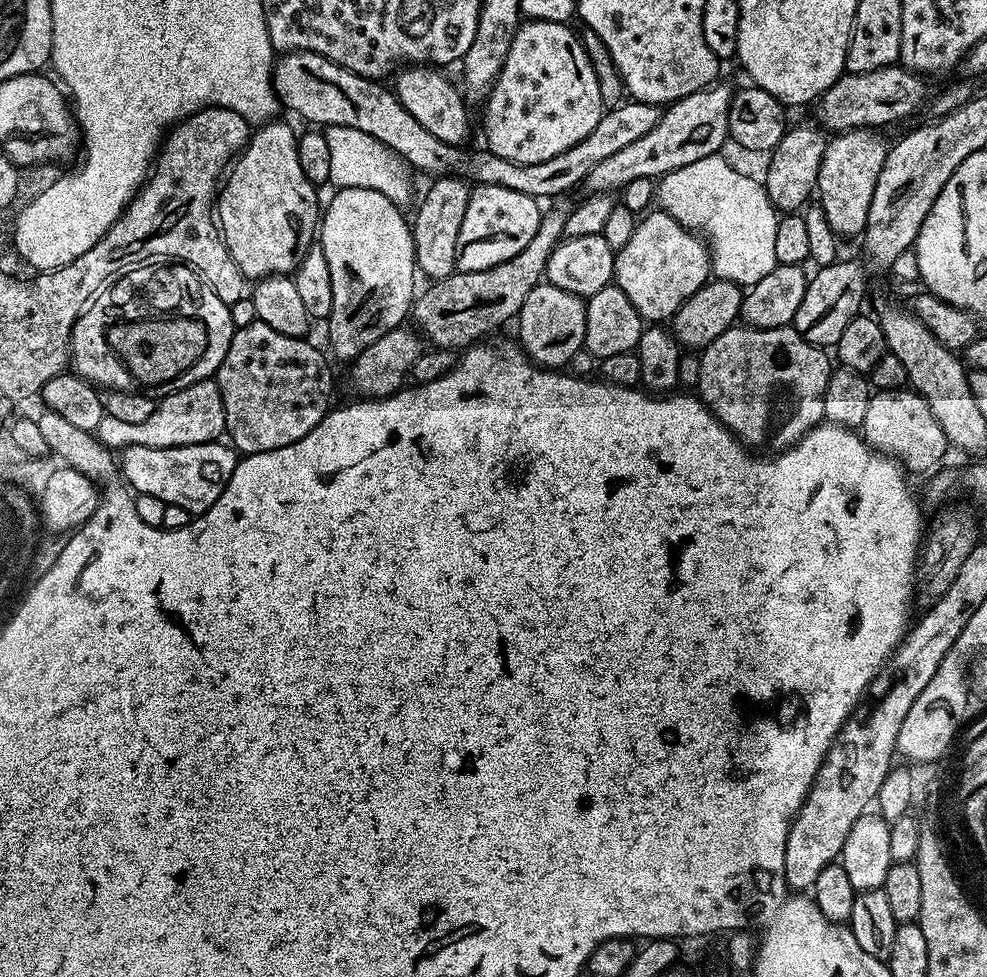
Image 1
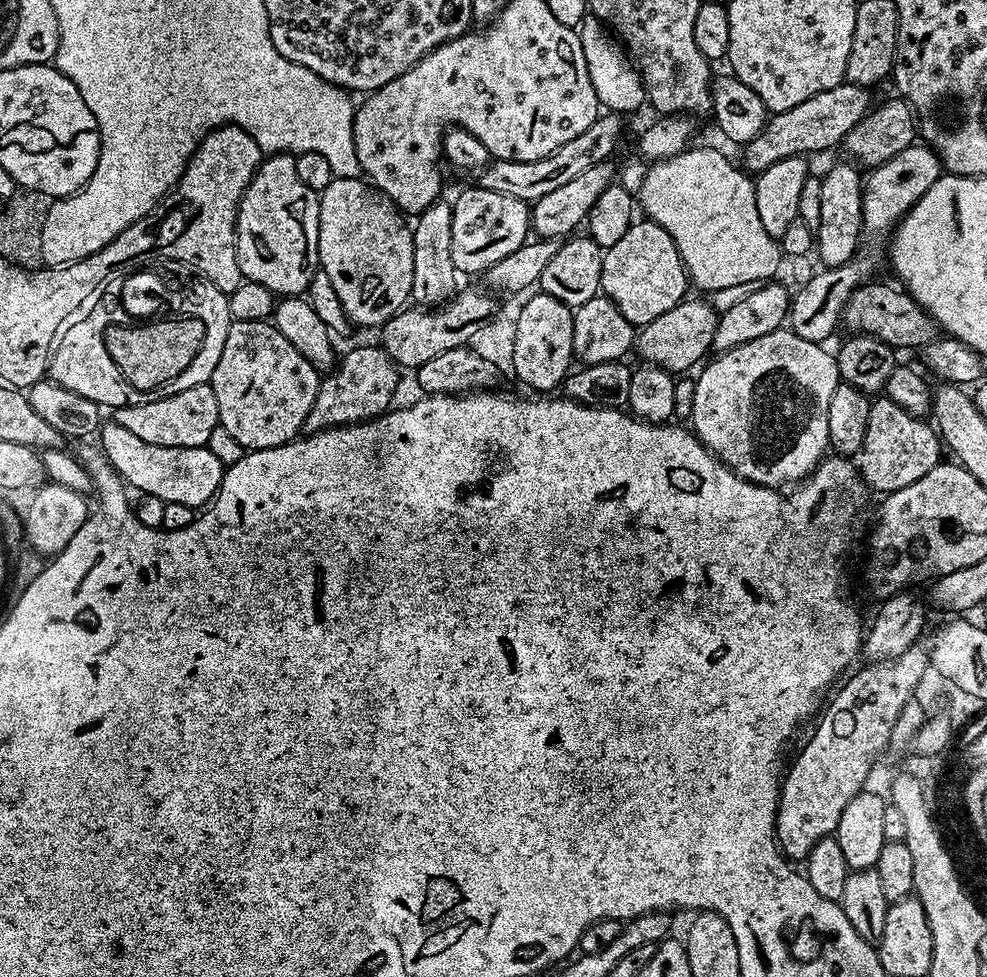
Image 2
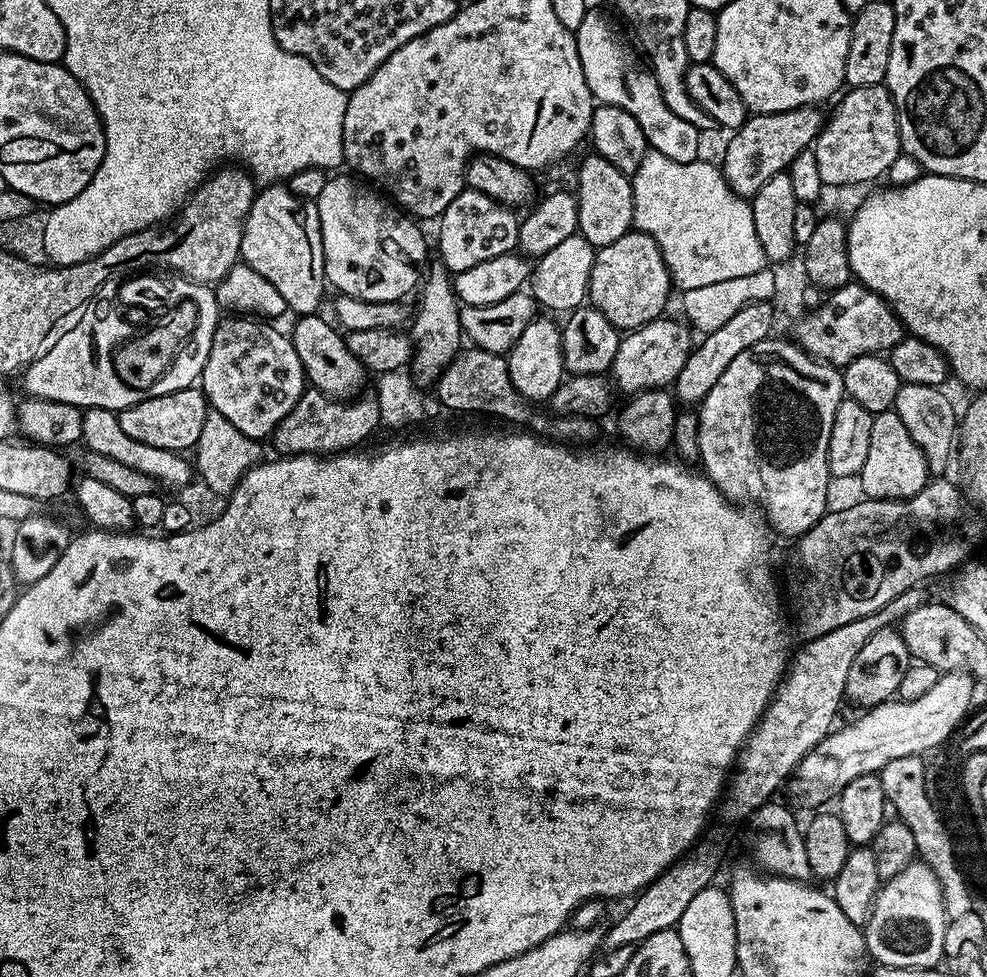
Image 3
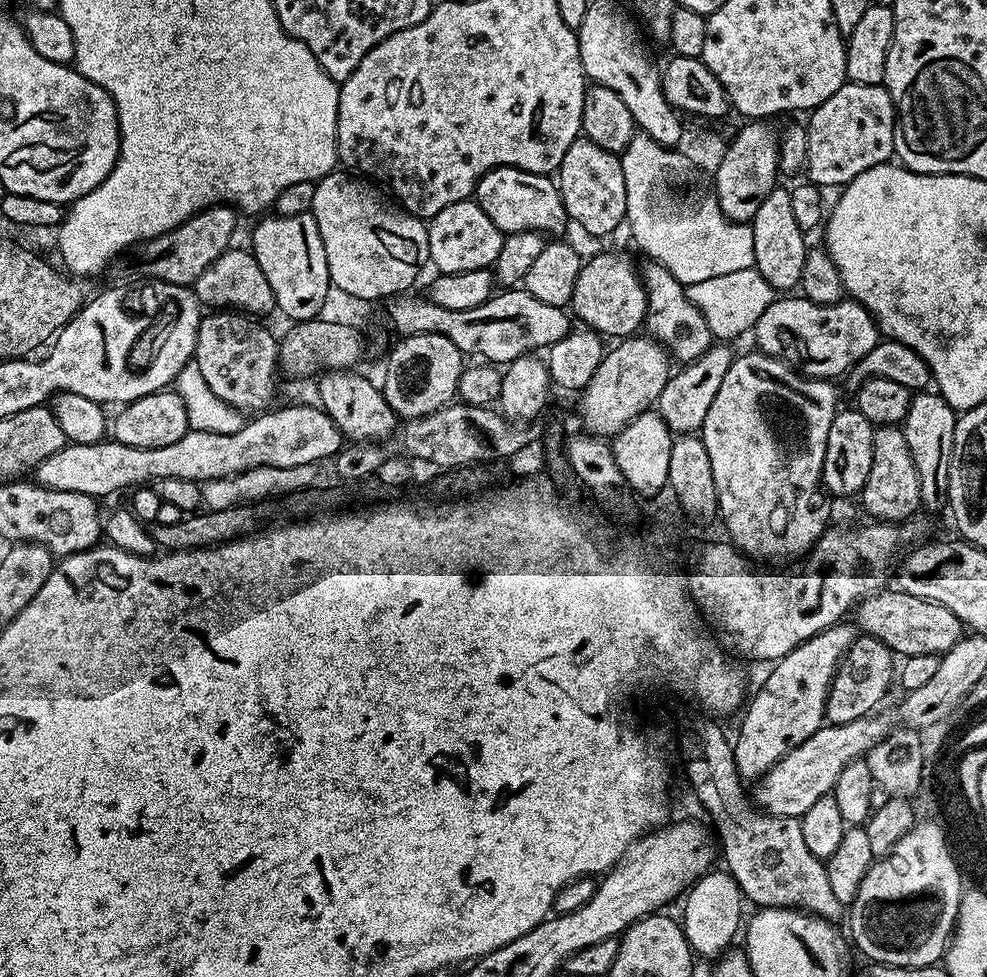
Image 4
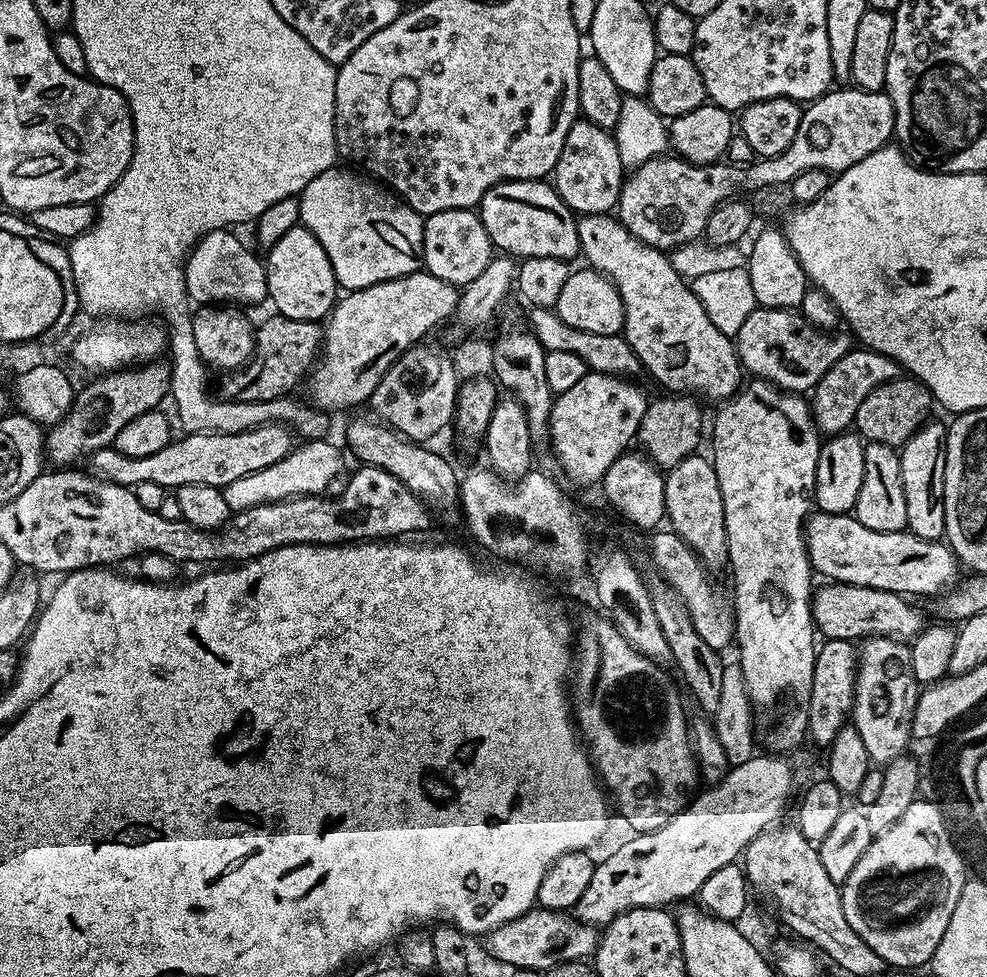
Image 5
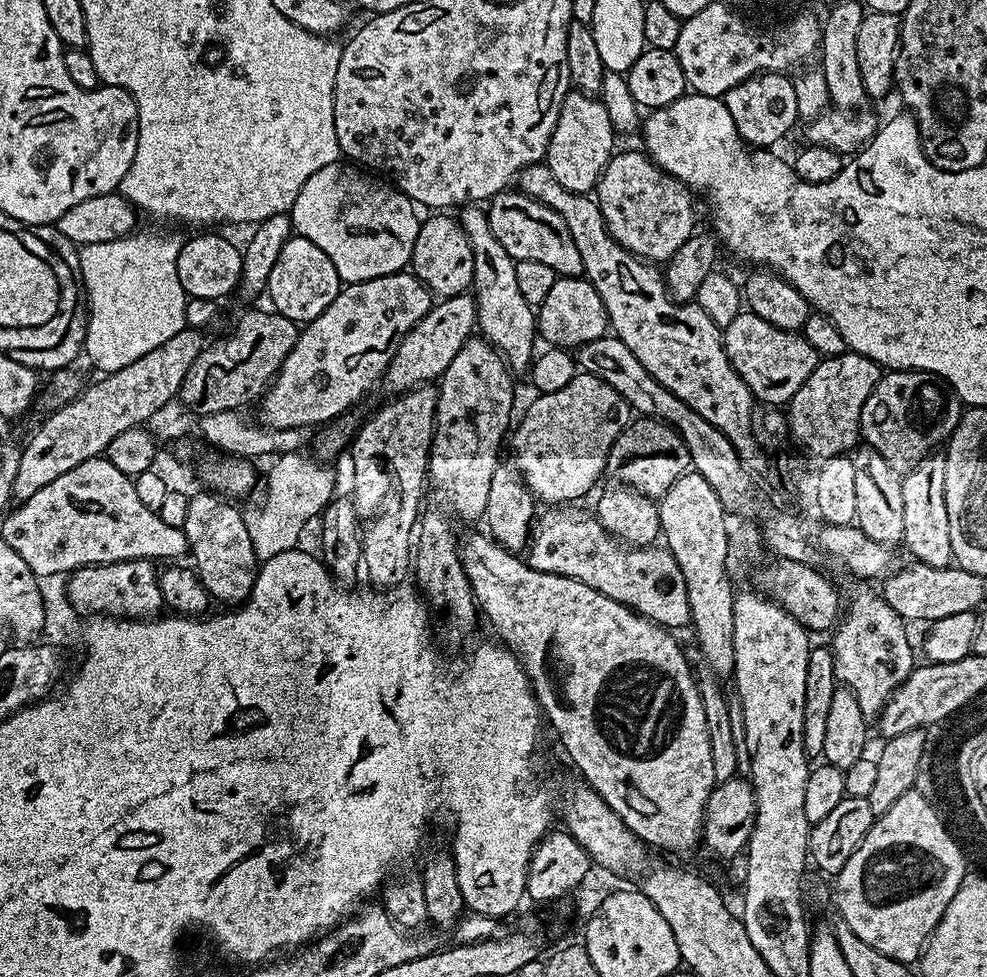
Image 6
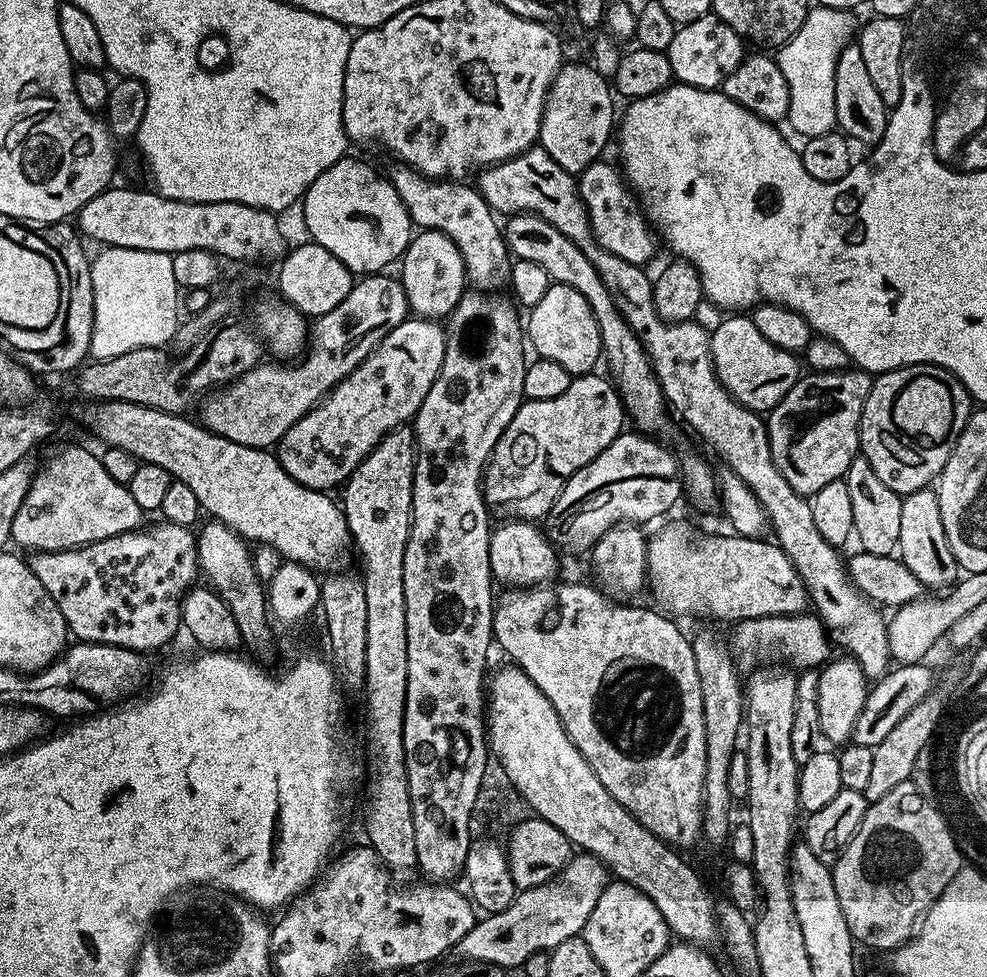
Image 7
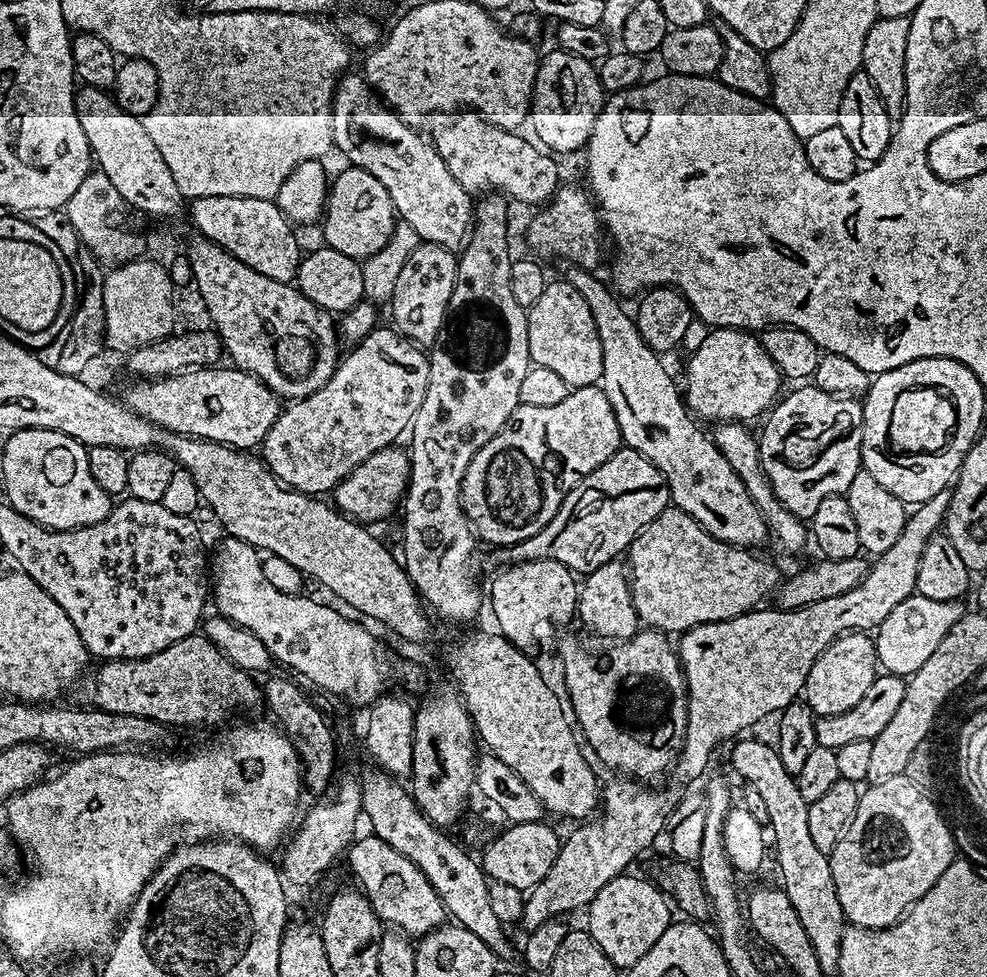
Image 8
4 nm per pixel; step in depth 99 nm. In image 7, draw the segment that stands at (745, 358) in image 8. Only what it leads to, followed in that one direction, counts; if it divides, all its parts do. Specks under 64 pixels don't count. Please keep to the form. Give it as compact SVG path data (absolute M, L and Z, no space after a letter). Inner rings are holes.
M725 315L721 325L710 335L716 376L724 383L726 391L742 406L767 414L774 406L778 406L782 398L786 398L786 394L790 394L793 386L800 381L802 364L797 353L787 352L769 342L759 332L758 326L754 326L751 315Z

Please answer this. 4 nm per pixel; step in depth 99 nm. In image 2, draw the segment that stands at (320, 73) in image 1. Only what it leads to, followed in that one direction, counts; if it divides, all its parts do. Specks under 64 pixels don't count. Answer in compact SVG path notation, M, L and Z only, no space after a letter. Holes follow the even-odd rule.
M601 114L597 116L578 138L570 138L566 146L558 146L554 154L546 154L546 158L538 158L534 162L518 162L517 160L498 160L491 162L479 169L477 180L474 180L475 187L494 190L494 194L510 194L510 198L535 202L546 198L553 190L559 190L566 186L573 178L578 178L582 170L590 170L590 166L605 163L608 155L616 148L620 135L624 132L624 124L619 115Z

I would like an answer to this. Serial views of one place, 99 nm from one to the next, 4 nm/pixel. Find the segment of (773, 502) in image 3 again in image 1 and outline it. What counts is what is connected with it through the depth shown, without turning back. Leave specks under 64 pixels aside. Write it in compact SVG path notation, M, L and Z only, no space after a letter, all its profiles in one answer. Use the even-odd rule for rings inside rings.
M733 326L726 329L714 342L699 353L702 374L698 395L704 405L752 450L767 450L775 454L797 444L817 424L824 420L824 395L832 376L833 361L823 352L820 344L806 342L795 327L754 328Z

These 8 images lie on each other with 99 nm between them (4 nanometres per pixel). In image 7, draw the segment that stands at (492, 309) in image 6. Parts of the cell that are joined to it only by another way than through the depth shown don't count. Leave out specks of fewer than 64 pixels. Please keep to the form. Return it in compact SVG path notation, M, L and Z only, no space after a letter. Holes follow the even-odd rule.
M396 166L390 179L417 229L446 234L458 246L467 283L473 289L500 290L508 284L508 245L504 242L501 225L496 225L497 213L475 187L467 188L464 182L433 180L407 166Z

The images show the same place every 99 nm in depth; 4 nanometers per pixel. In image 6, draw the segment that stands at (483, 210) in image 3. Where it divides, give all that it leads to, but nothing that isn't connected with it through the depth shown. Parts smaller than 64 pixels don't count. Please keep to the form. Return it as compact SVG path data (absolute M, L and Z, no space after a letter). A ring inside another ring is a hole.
M432 214L429 220L425 219L418 230L418 238L414 242L412 250L412 263L410 271L413 276L420 279L420 283L428 287L433 297L443 298L445 296L458 296L467 293L472 287L472 275L474 274L474 258L468 245L468 239L457 221L452 220L448 214Z

